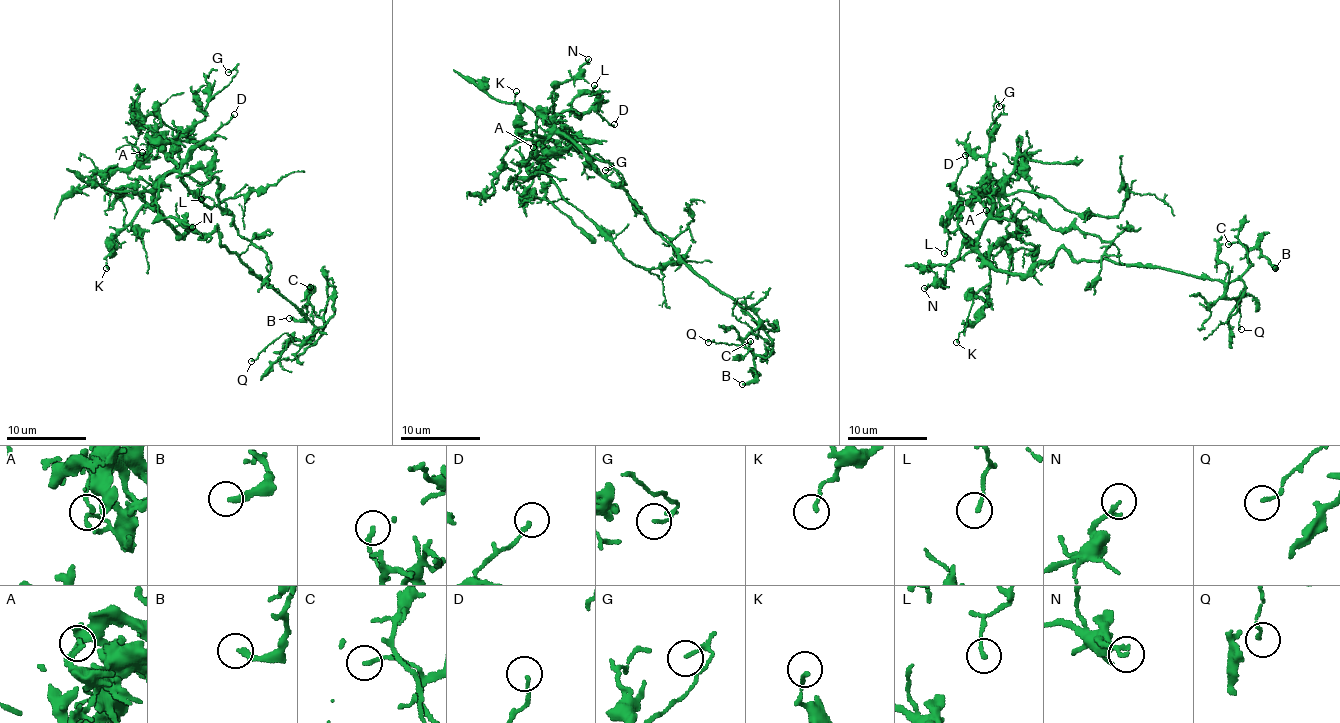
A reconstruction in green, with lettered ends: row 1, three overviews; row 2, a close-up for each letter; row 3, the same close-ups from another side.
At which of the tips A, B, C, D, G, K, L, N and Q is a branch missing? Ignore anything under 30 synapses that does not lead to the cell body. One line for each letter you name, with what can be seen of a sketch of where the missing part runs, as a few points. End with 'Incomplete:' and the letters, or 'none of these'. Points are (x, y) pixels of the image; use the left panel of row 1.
Incomplete: none of these

